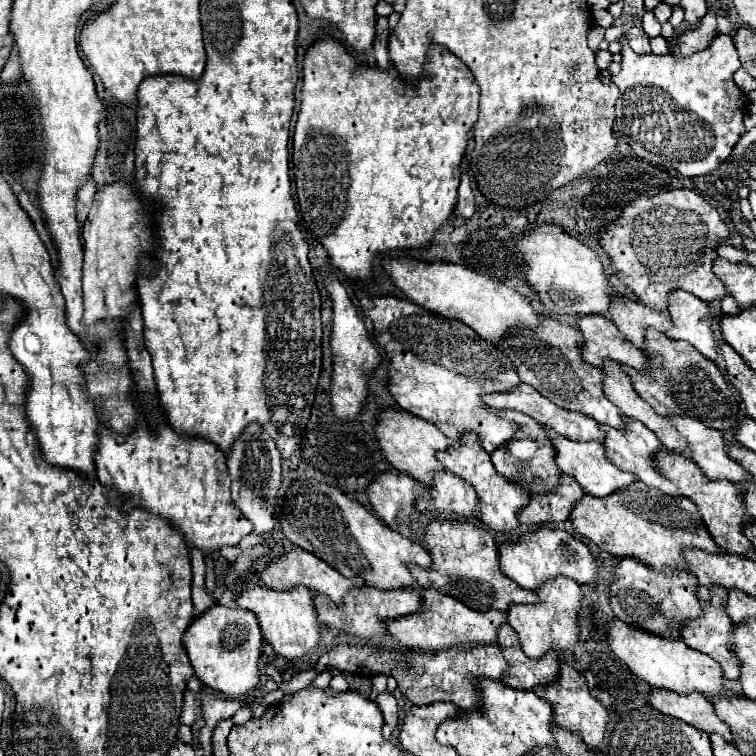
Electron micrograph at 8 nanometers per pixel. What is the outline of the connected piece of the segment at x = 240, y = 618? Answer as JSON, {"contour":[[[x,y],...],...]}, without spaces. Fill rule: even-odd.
{"contour":[[[214,605],[204,615],[192,619],[182,641],[188,651],[196,677],[206,687],[226,695],[228,699],[240,699],[248,695],[250,683],[254,683],[254,689],[260,683],[258,661],[262,655],[264,639],[260,623],[252,611]],[[240,667],[244,667],[244,671],[240,671]],[[246,667],[250,667],[250,671],[246,671]]]}

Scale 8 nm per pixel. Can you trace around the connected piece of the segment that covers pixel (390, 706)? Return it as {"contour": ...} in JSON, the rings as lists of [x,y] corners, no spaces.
{"contour":[[[380,693],[376,697],[376,705],[380,707],[380,711],[384,715],[382,735],[388,739],[392,735],[392,731],[396,729],[396,725],[398,725],[398,705],[396,705],[396,699],[390,693]]]}

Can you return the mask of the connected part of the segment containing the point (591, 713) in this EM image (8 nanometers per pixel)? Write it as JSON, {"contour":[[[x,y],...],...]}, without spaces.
{"contour":[[[562,663],[560,667],[560,679],[556,683],[544,685],[544,687],[536,687],[534,693],[542,699],[546,699],[552,707],[554,707],[554,723],[560,729],[566,729],[570,733],[578,733],[582,737],[582,741],[592,747],[592,749],[600,749],[604,735],[606,735],[606,725],[608,725],[608,713],[602,707],[602,703],[598,703],[588,687],[586,687],[586,679],[582,679],[582,675],[578,675],[578,671],[574,671],[570,665]]]}

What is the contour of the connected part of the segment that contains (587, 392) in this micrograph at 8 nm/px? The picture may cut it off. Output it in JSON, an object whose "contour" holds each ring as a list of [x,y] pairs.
{"contour":[[[542,315],[540,319],[542,325],[538,329],[518,331],[516,335],[506,337],[500,347],[512,359],[522,383],[532,385],[540,395],[544,395],[562,409],[578,411],[582,415],[596,419],[602,425],[622,429],[626,421],[620,409],[604,395],[604,387],[602,387],[604,375],[600,373],[600,369],[592,367],[582,359],[584,339],[580,329],[574,329],[568,323],[550,319],[546,315]]]}

